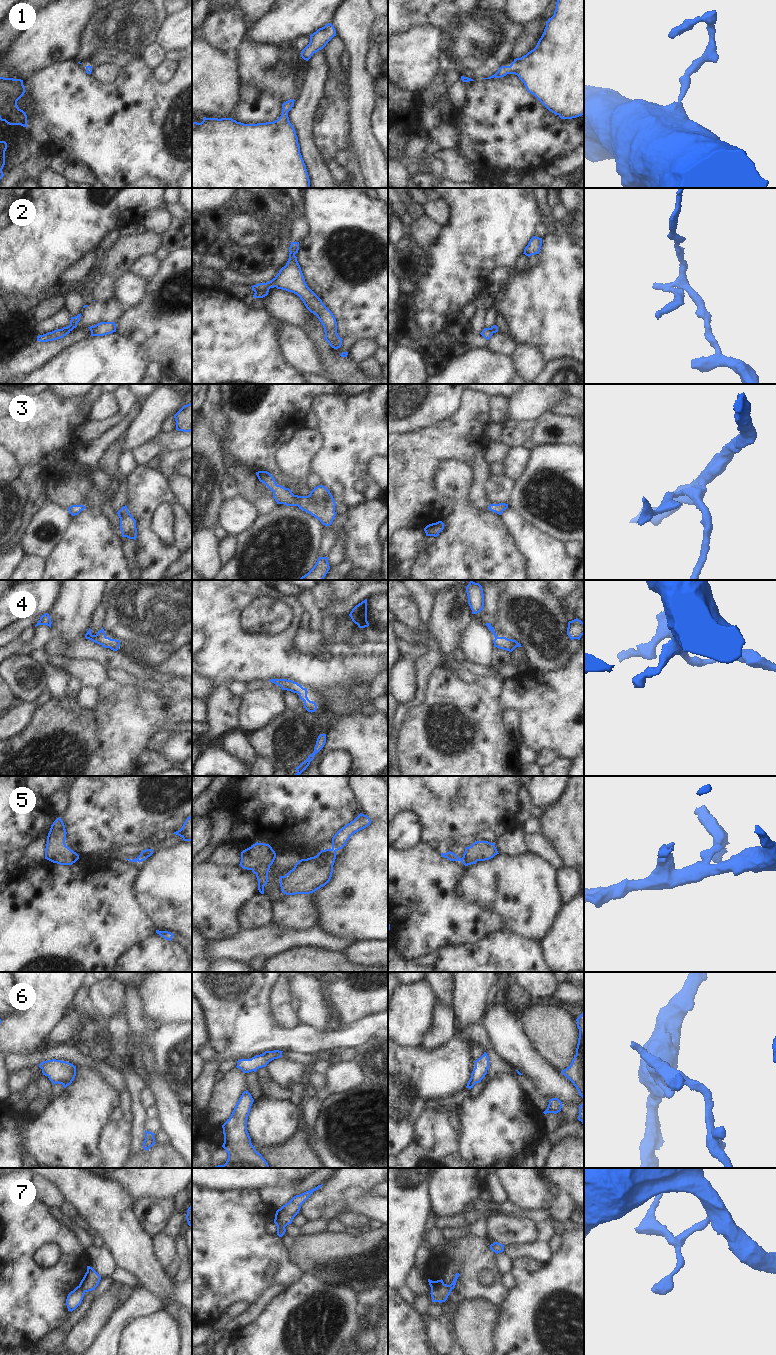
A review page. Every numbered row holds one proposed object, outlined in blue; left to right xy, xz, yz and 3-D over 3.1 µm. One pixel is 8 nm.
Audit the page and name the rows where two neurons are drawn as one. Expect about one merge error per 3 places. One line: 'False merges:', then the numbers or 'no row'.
False merges: 2, 5, 7

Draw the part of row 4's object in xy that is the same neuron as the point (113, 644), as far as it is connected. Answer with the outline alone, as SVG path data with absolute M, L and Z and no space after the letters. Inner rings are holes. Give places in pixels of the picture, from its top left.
M103 627L100 631L97 632L96 635L92 635L91 629L89 628L87 633L85 634L85 638L101 645L104 648L110 648L113 651L117 651L120 646L120 640L107 637Z

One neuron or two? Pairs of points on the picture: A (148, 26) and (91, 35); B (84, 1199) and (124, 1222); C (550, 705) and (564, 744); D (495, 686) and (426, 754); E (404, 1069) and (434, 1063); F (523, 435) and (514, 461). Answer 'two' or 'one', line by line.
A: one
B: one
C: one
D: one
E: one
F: two

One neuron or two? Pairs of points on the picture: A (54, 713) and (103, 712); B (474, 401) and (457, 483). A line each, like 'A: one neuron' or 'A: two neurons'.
A: one neuron
B: two neurons

